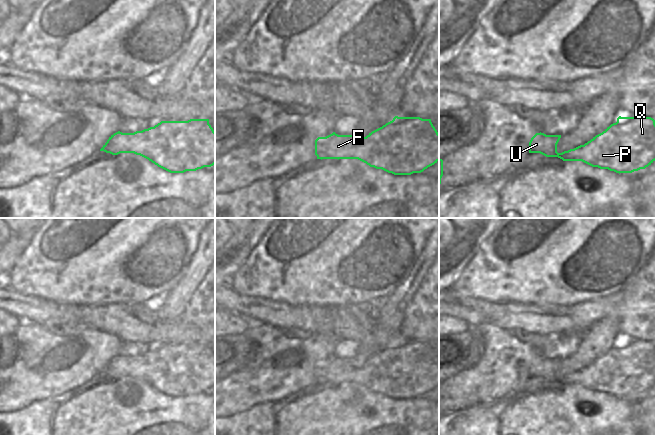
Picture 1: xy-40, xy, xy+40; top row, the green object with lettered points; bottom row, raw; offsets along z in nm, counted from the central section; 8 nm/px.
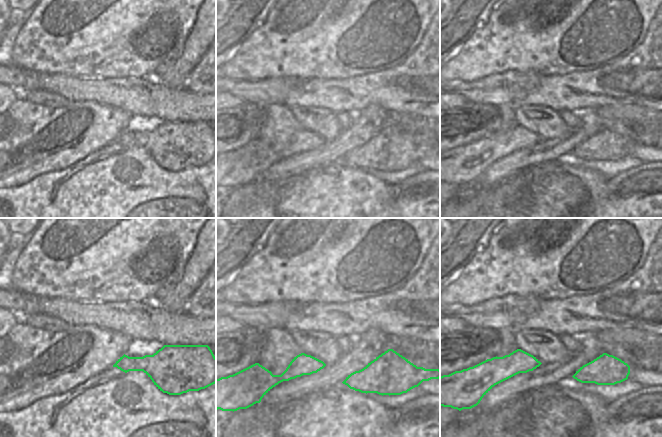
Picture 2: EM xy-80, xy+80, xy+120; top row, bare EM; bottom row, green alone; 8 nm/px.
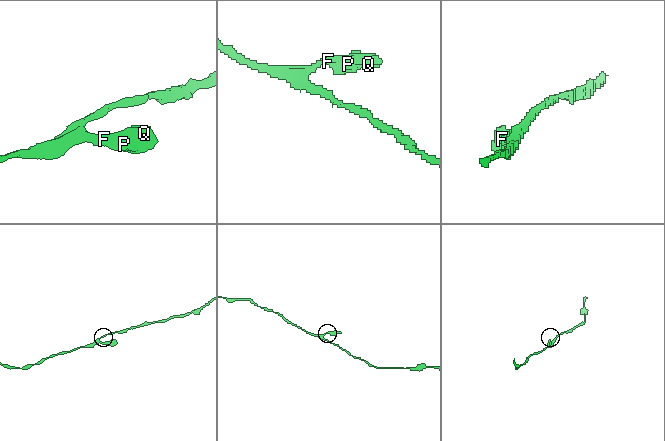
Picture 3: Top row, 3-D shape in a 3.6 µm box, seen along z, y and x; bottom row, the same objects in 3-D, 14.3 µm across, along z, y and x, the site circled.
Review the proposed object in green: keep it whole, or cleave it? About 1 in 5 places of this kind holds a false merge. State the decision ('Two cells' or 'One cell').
One cell.

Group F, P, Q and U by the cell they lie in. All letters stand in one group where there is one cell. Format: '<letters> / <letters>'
F P Q U

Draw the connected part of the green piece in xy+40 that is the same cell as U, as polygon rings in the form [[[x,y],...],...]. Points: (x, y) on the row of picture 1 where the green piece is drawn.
[[[621,117],[584,145],[557,152],[561,135],[536,133],[529,142],[529,153],[582,161],[592,167],[616,173],[645,169],[655,161],[655,120],[651,117]]]

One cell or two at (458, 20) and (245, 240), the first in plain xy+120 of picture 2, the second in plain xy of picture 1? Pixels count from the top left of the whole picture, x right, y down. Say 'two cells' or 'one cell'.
one cell

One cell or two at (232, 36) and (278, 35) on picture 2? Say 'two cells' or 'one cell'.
two cells

